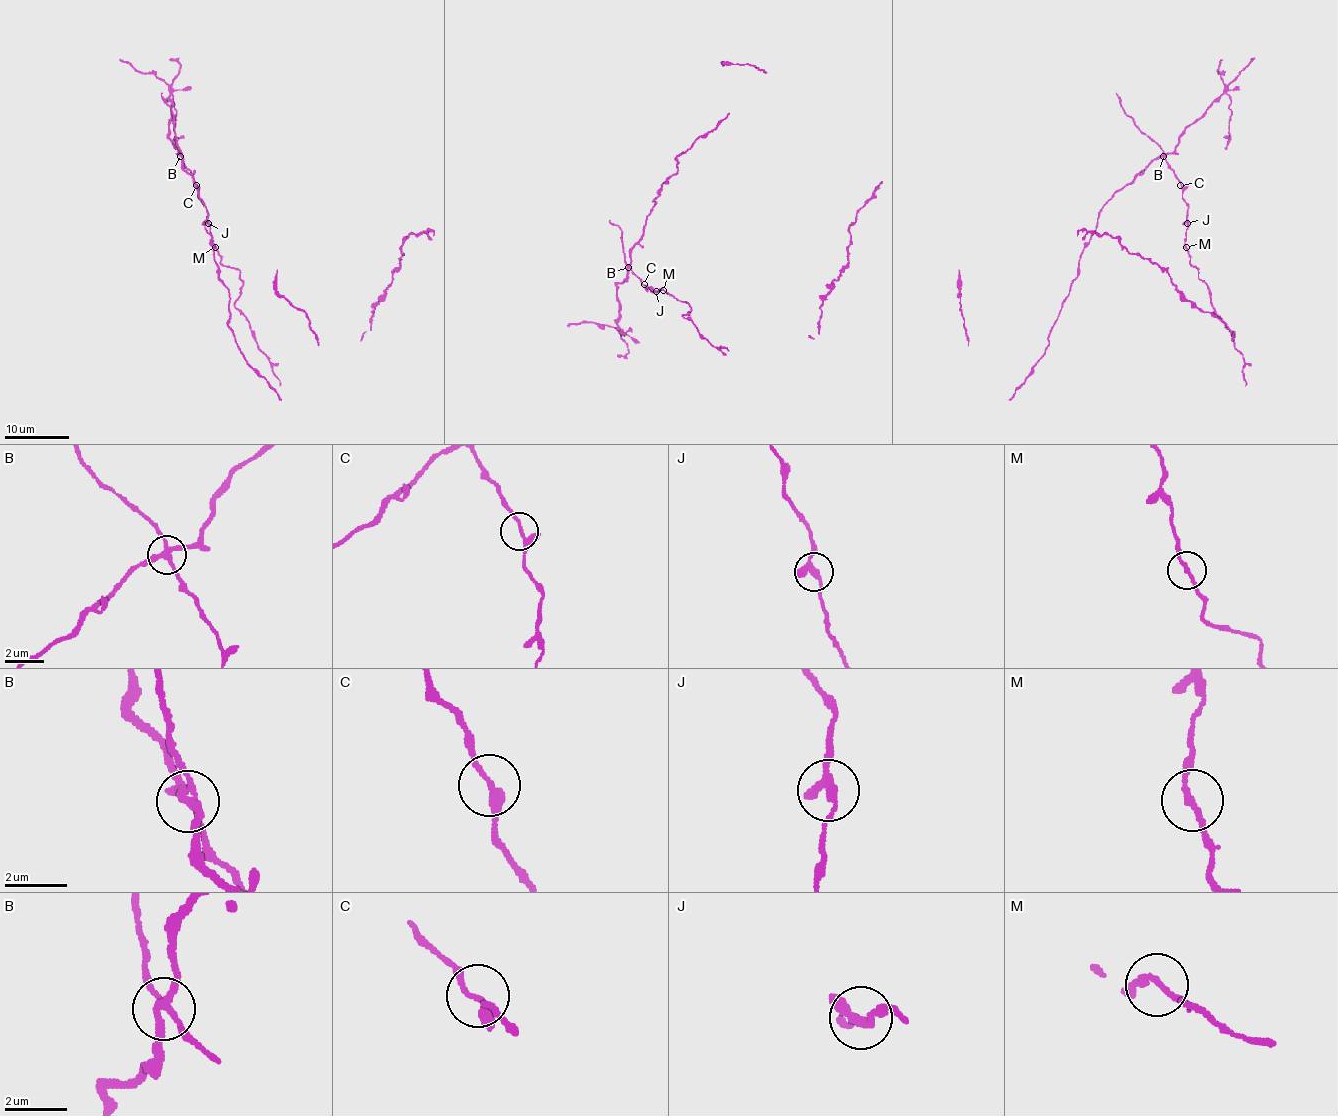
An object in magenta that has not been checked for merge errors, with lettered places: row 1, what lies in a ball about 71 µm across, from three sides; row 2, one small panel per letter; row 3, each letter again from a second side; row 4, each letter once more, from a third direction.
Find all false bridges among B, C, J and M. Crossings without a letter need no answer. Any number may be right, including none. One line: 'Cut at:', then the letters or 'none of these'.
Cut at: B

